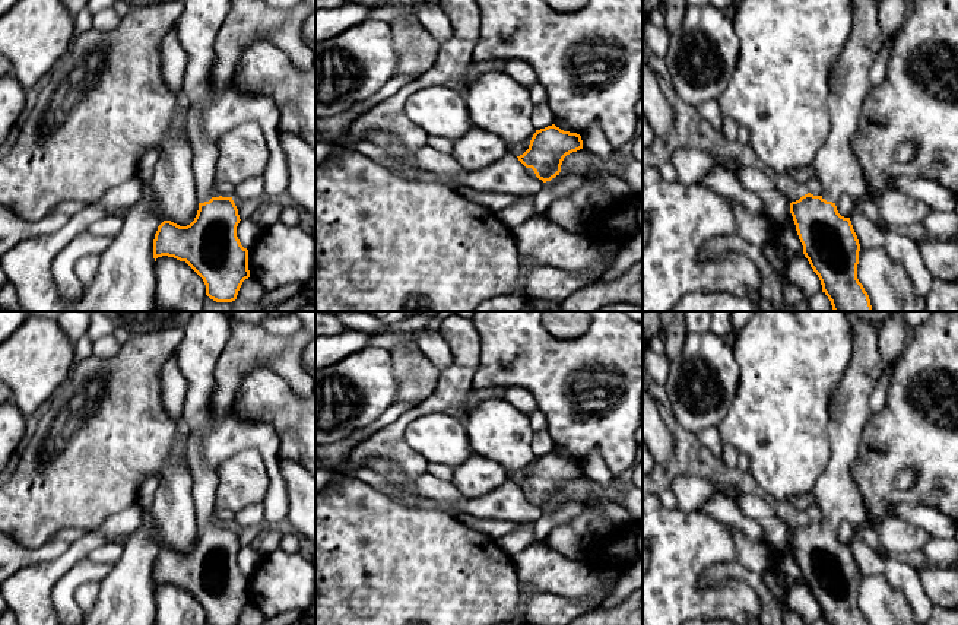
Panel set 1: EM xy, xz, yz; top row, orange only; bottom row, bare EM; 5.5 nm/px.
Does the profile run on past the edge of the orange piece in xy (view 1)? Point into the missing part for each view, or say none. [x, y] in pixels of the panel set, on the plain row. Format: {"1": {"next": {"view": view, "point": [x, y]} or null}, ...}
{"1": {"next": {"view": "xy", "point": [205, 479]}}}

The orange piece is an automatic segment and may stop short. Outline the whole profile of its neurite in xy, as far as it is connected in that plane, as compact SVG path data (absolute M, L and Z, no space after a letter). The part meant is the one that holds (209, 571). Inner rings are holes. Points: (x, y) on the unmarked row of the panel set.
M190 434L187 459L199 537L187 553L171 548L158 553L153 586L168 583L185 588L203 606L209 625L237 625L242 609L250 605L248 577L237 564L241 546L232 524L212 521L219 472L206 464L200 434Z

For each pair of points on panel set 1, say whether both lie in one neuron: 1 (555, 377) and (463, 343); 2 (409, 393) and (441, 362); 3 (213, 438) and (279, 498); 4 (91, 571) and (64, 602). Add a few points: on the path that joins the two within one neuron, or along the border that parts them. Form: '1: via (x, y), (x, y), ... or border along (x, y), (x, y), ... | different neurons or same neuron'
1: border along (473, 326), (479, 336), (479, 367), (475, 383) | different neurons
2: border along (415, 340), (416, 346), (441, 373) | different neurons
3: via (238, 440), (253, 440), (270, 457), (273, 473) | same neuron
4: via (82, 573), (64, 593) | same neuron

